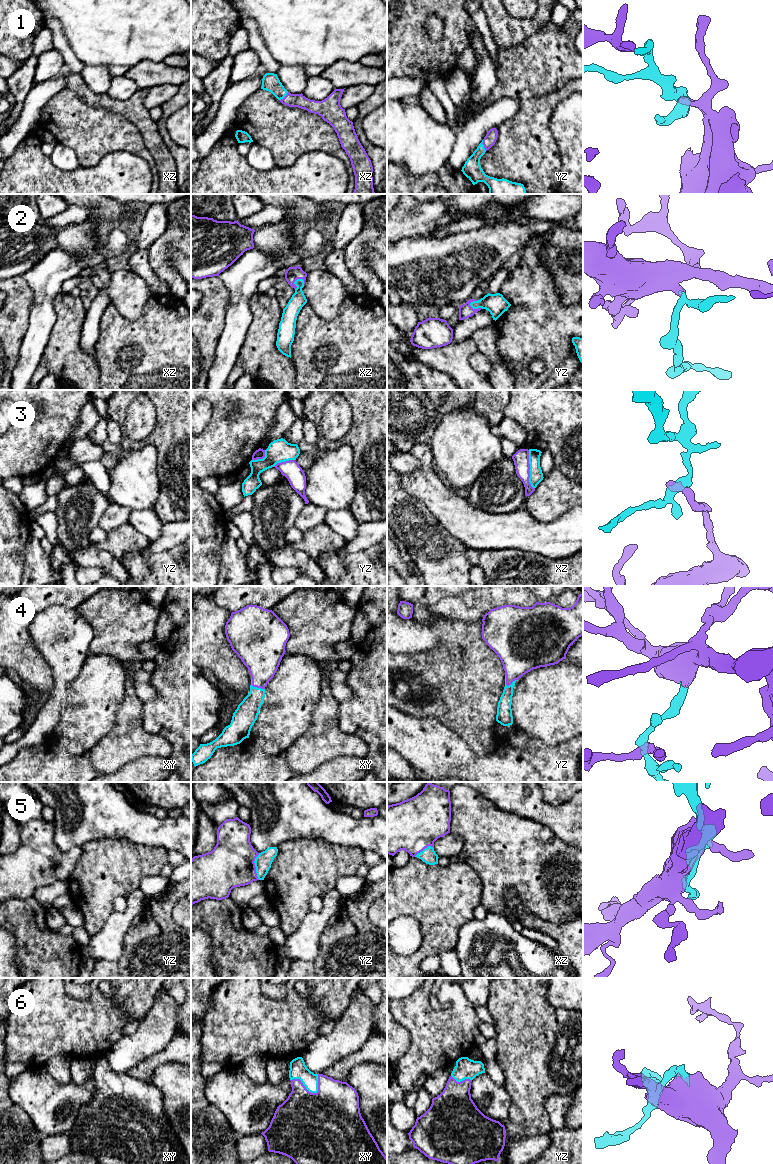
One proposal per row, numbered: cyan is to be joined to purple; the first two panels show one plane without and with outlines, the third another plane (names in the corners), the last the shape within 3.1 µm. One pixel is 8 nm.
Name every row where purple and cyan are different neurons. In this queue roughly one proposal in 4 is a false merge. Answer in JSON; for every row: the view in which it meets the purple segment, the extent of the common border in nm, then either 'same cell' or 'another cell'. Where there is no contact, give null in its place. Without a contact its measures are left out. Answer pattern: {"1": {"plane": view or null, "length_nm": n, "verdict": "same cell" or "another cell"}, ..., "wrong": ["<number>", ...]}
{"1": {"plane": "yz", "length_nm": 90, "verdict": "same cell"}, "2": {"plane": "yz", "length_nm": 120, "verdict": "same cell"}, "3": {"plane": "xz", "length_nm": 320, "verdict": "another cell"}, "4": {"plane": "yz", "length_nm": 100, "verdict": "same cell"}, "5": {"plane": "yz", "length_nm": 220, "verdict": "same cell"}, "6": {"plane": "xy", "length_nm": 260, "verdict": "same cell"}, "wrong": ["3"]}

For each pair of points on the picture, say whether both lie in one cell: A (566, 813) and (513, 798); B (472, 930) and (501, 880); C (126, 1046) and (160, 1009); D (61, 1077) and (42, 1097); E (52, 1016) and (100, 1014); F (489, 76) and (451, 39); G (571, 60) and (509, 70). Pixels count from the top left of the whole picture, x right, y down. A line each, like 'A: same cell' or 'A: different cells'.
A: same cell
B: different cells
C: same cell
D: different cells
E: same cell
F: different cells
G: same cell

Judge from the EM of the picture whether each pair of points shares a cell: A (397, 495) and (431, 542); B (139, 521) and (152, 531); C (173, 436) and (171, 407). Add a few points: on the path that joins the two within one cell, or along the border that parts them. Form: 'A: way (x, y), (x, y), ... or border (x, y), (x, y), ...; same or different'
A: way (397, 507), (419, 530); same
B: way (142, 521), (149, 528); same
C: way (173, 429), (173, 414); same

